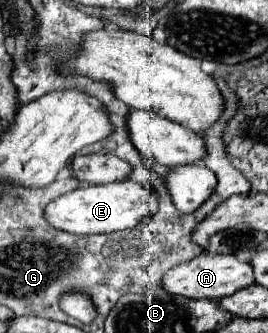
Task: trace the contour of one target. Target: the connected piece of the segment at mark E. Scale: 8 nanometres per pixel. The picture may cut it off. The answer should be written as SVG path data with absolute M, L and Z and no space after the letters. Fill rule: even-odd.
M125 179L107 185L77 187L75 191L59 195L45 207L45 221L49 221L51 227L67 233L93 235L93 233L113 233L135 227L143 217L153 215L155 211L157 211L155 191Z

